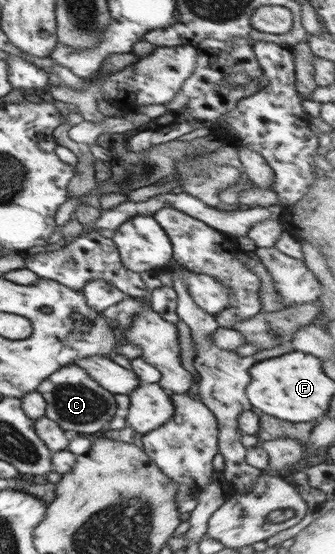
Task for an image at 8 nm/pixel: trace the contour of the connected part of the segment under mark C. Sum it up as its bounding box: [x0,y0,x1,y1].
[37,364,120,434]

